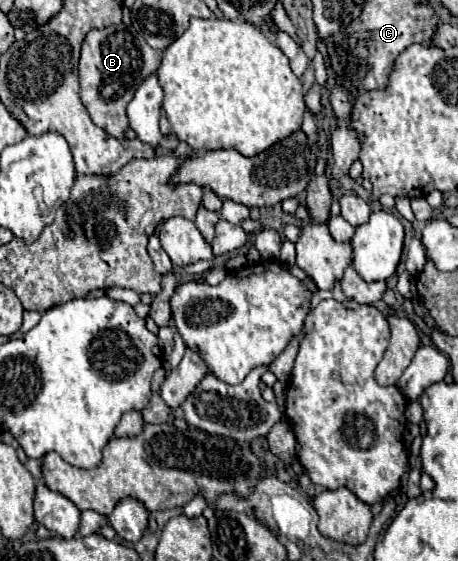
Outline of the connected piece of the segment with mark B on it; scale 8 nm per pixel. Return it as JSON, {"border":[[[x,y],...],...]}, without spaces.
{"border":[[[124,24],[88,32],[82,44],[78,72],[80,72],[80,88],[82,88],[80,98],[92,122],[104,128],[108,134],[116,138],[124,138],[124,130],[128,128],[126,106],[132,100],[136,88],[144,82],[144,76],[156,72],[160,60],[162,56],[158,54],[158,50],[150,48],[140,34],[130,32]]]}

